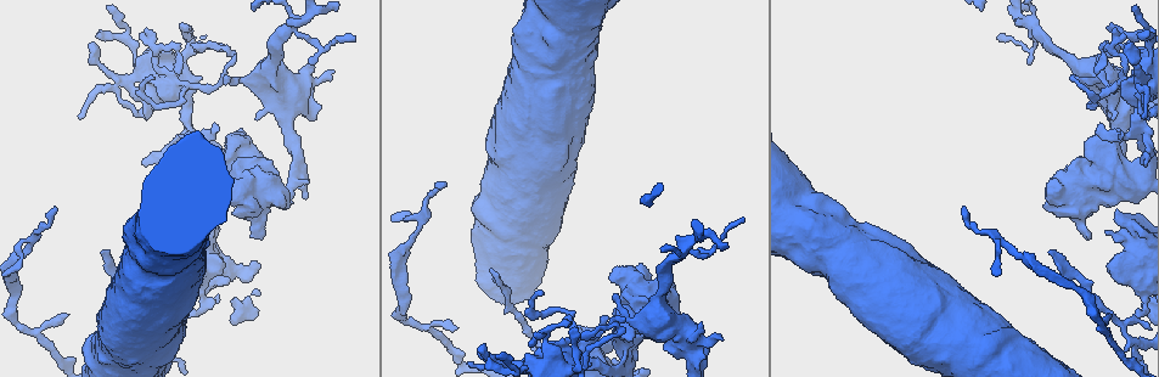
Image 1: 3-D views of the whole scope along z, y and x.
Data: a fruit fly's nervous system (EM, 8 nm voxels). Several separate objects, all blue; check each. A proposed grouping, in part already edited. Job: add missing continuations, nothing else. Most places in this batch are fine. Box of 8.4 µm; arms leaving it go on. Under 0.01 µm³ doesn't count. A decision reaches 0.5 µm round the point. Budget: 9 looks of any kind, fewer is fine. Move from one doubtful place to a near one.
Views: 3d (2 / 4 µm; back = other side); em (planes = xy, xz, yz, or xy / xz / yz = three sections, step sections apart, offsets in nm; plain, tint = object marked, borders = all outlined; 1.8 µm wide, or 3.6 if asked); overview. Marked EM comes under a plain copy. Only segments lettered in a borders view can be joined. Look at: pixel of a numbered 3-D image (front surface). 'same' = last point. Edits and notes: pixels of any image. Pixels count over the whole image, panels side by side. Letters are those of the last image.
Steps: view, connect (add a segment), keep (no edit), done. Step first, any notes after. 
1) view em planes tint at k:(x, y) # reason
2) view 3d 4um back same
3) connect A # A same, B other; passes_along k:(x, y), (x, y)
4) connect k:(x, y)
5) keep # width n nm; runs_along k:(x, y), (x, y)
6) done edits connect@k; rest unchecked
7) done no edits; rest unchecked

view em 3.6um yz step 4 borders at 1:(293, 181)

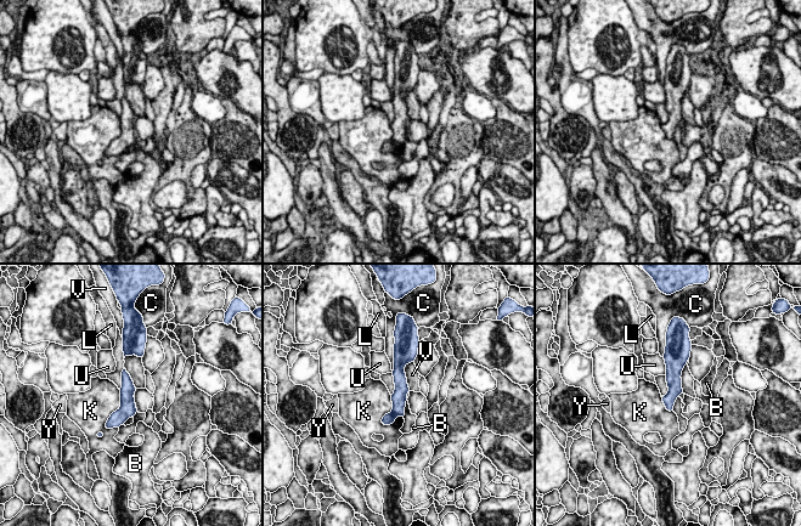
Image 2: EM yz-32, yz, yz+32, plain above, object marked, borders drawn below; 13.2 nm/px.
keep # B other, C other, K other, L other, U other, V other, Y other; runs_along 2:(398, 365), (399, 408), (385, 422); none of them fits

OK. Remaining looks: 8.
view 3d 2um at 1:(1136, 120) # narrows sharply

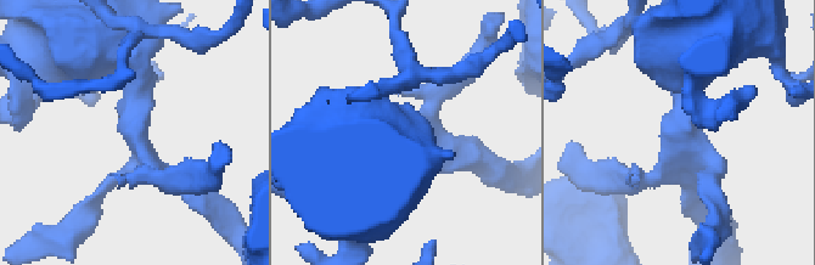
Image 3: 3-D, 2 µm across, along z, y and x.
view em xy step 16 tint at 3:(682, 133)

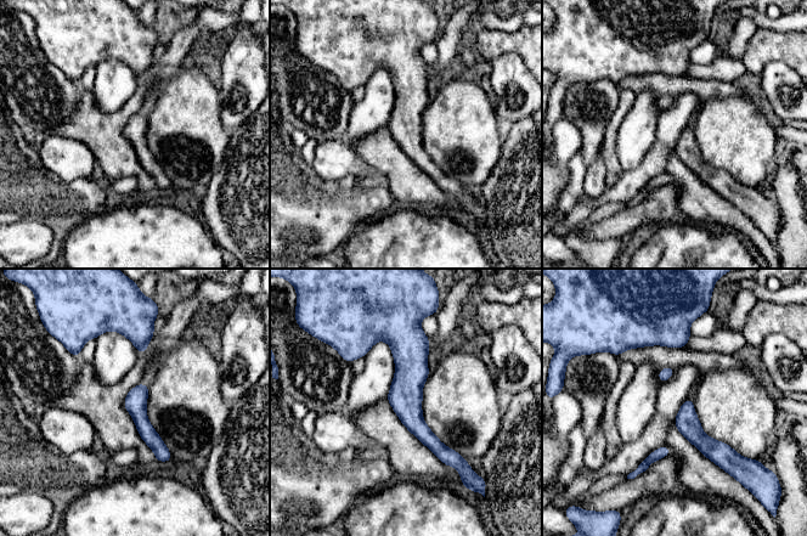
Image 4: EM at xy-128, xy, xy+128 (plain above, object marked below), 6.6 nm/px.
view em planes borders same # another direction

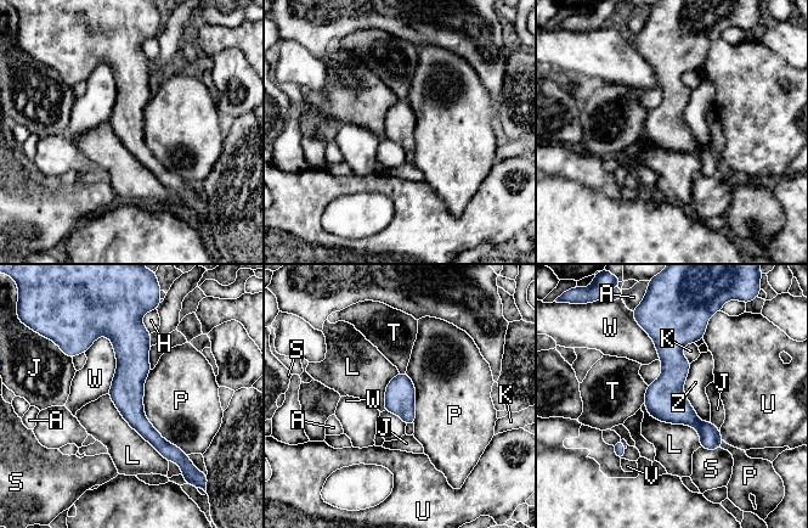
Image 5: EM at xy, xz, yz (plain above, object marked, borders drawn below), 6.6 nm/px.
keep # A other, H other, J other, K other, L other, P other, S other, T other, U other, V other, W other, Z other; border 5:(690, 363), (683, 393), (710, 422); none of them fits

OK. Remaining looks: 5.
view em planes tint at 1:(1099, 55) # touches itself

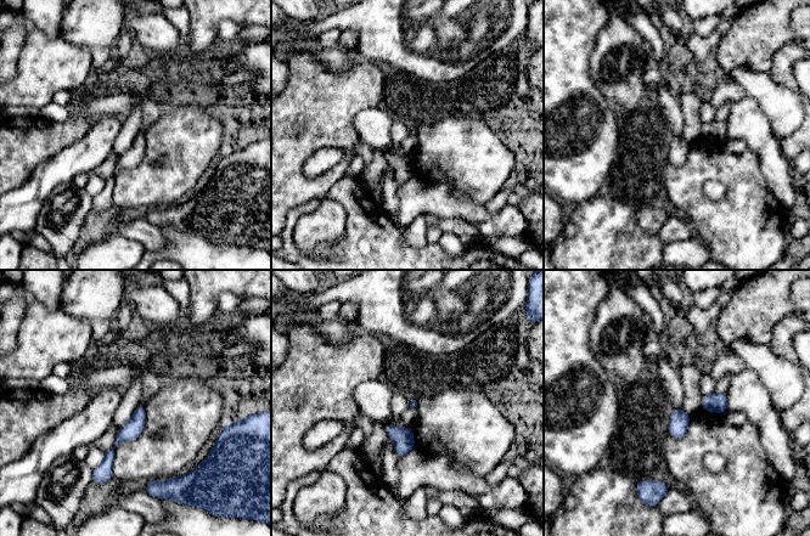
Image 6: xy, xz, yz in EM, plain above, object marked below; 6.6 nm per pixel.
view em planes borders same

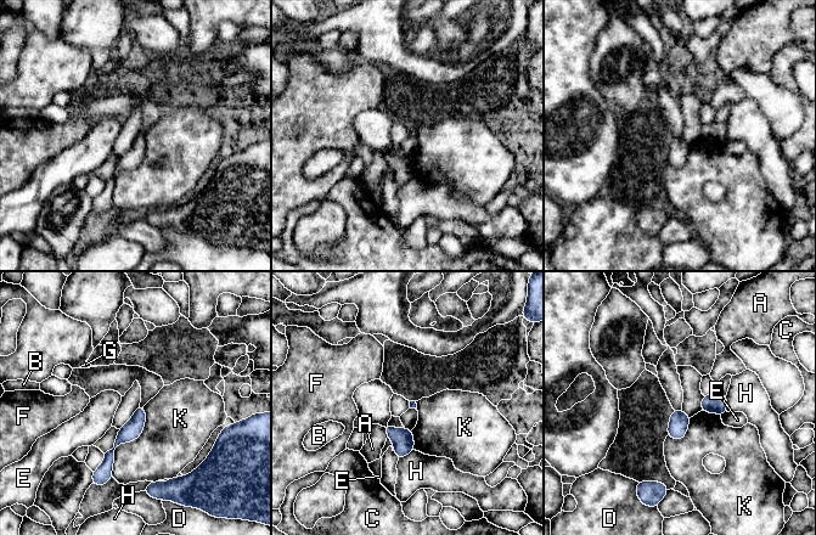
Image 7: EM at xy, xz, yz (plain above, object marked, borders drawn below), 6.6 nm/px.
keep # width 50 nm; A other, B other, C other, D other, E other, F other, G other, H other, K other; border 7:(144, 406), (111, 476); no lettered segment goes on from it

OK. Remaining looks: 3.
view em 3.6um planes borders at 1:(701, 325) # stops while still wide

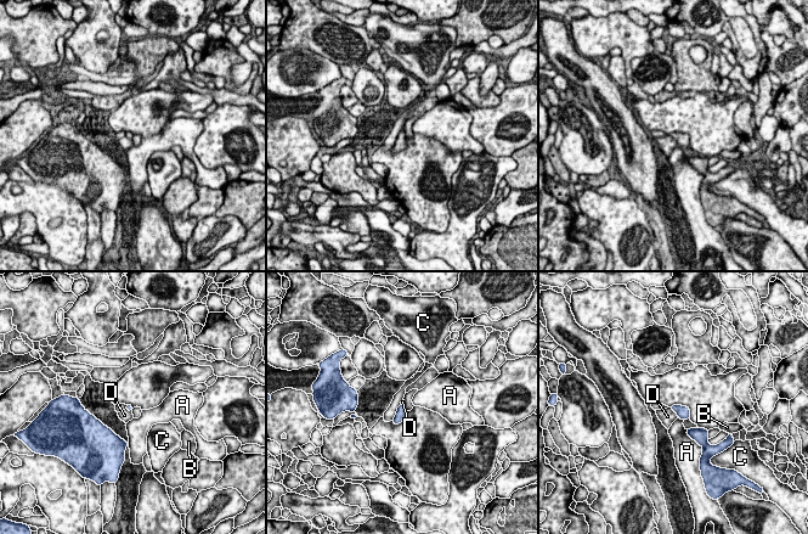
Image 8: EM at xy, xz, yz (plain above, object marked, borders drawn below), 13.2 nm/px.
keep # A other, B other, C other, D other; border 8:(670, 408), (678, 417); no lettered segment goes on from it

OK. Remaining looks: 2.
done no edits; rest unchecked

